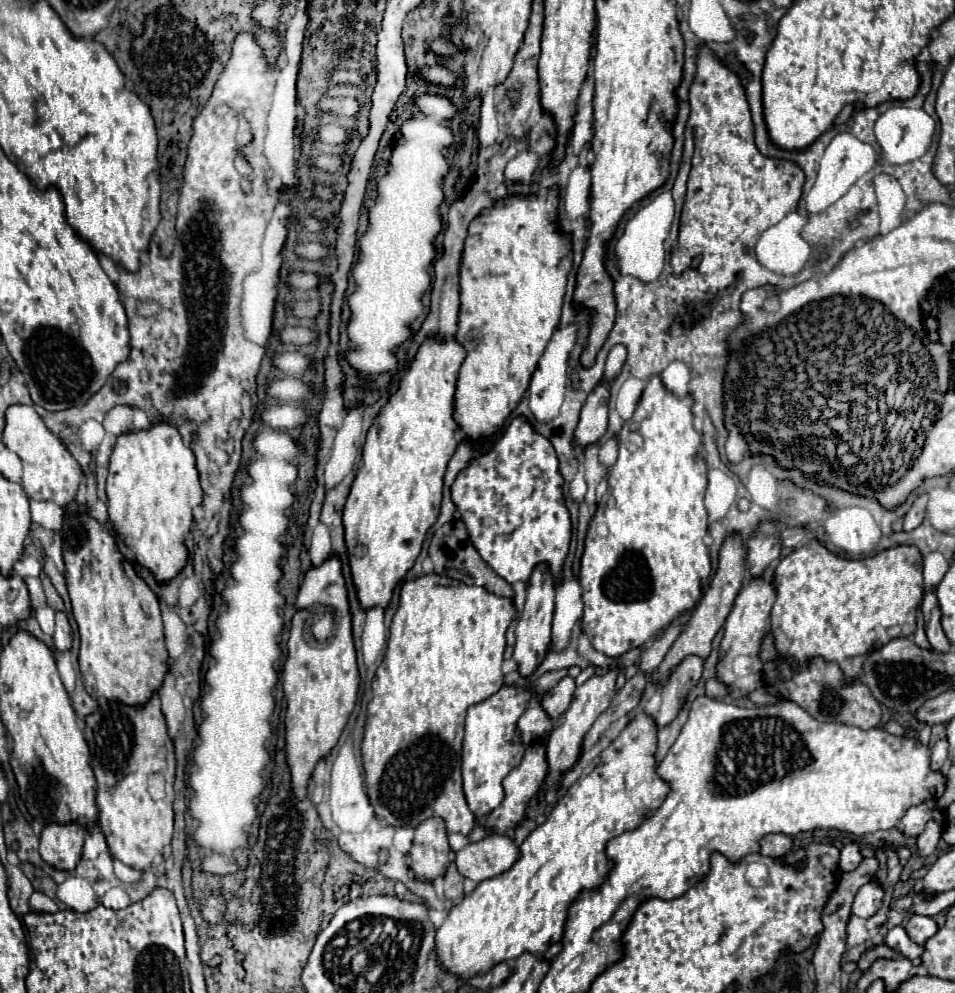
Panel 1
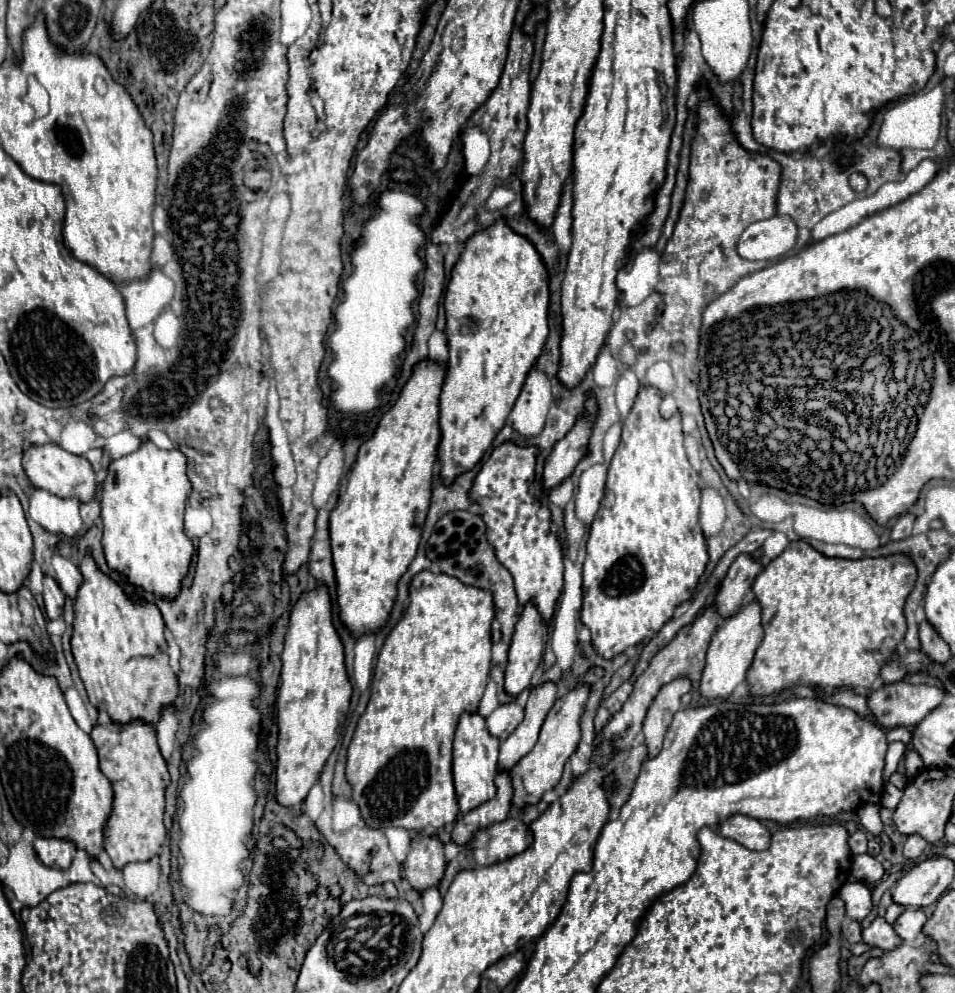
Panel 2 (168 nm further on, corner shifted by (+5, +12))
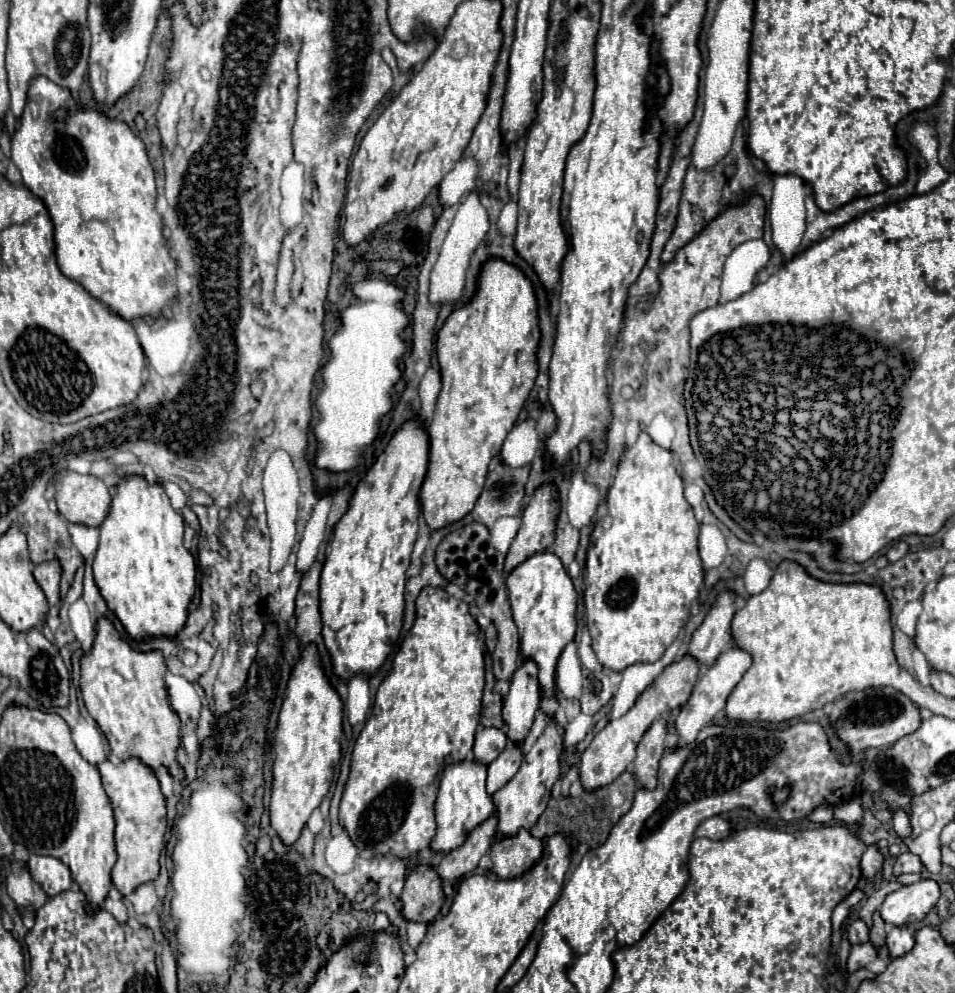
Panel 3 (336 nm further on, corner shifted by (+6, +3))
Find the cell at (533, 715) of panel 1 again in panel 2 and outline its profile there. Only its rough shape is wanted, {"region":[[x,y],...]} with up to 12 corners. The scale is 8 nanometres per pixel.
{"region":[[503,703],[487,717],[491,735],[503,741],[523,721],[523,707]]}

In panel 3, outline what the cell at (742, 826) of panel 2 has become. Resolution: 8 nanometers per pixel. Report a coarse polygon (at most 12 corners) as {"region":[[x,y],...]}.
{"region":[[720,816],[704,820],[696,828],[696,838],[722,840],[732,826]]}

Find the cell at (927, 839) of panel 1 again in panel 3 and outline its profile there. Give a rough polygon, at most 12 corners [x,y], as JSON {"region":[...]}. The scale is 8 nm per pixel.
{"region":[[906,852],[894,862],[894,878],[922,872],[918,856]]}

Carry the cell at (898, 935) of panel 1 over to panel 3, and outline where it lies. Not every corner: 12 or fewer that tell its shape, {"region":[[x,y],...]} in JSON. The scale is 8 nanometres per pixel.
{"region":[[870,942],[852,946],[848,974],[866,968],[876,950]]}

